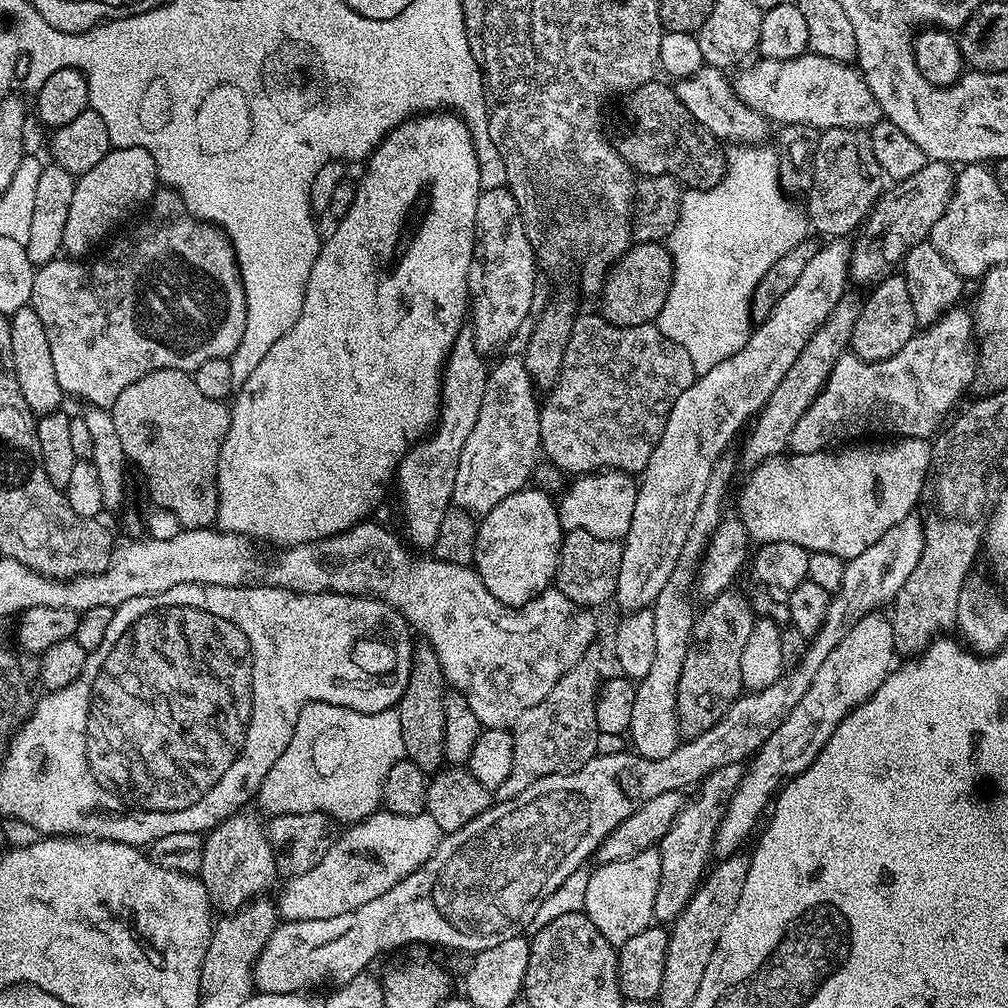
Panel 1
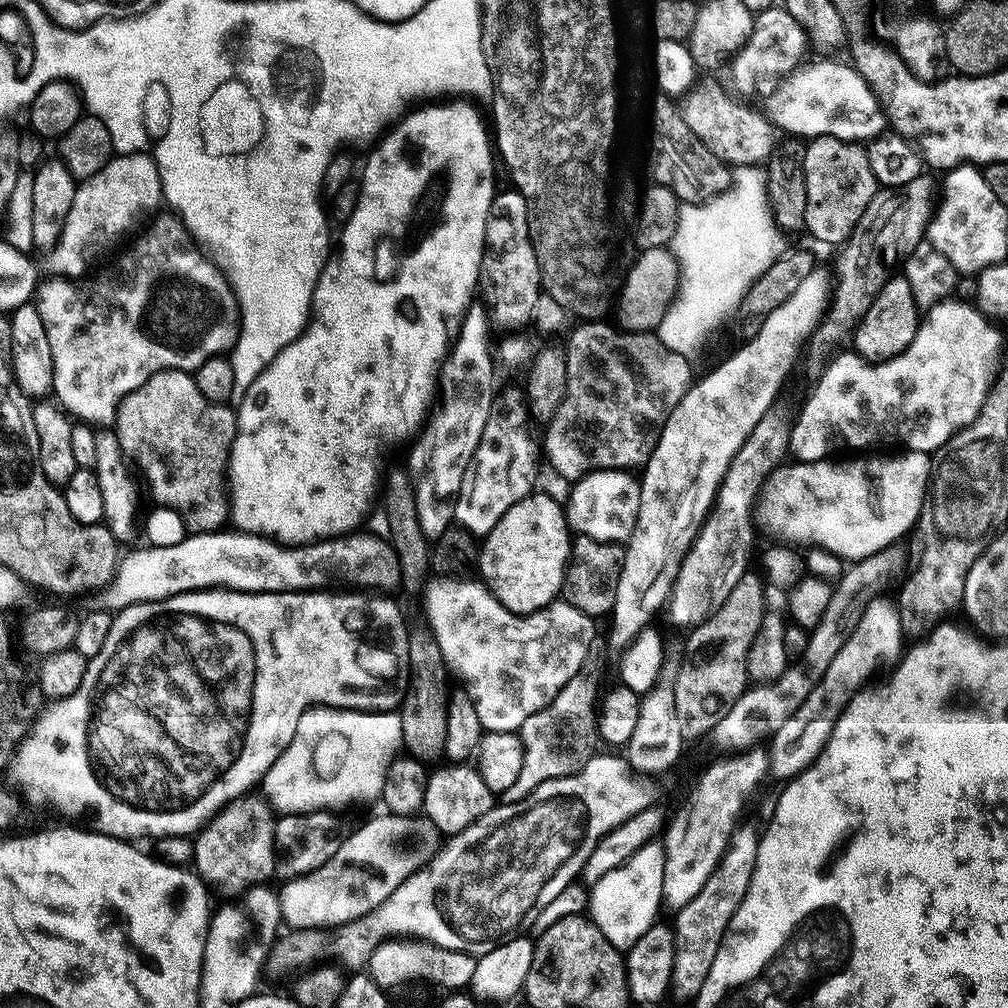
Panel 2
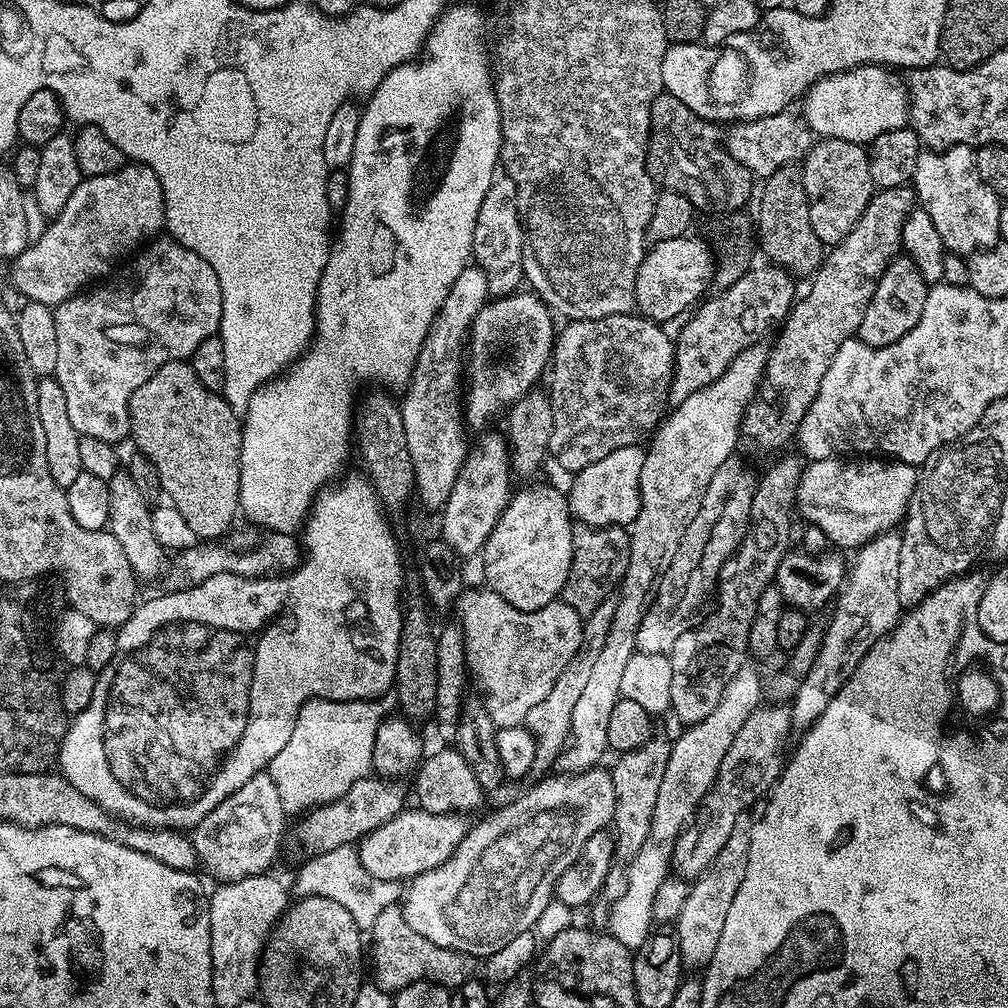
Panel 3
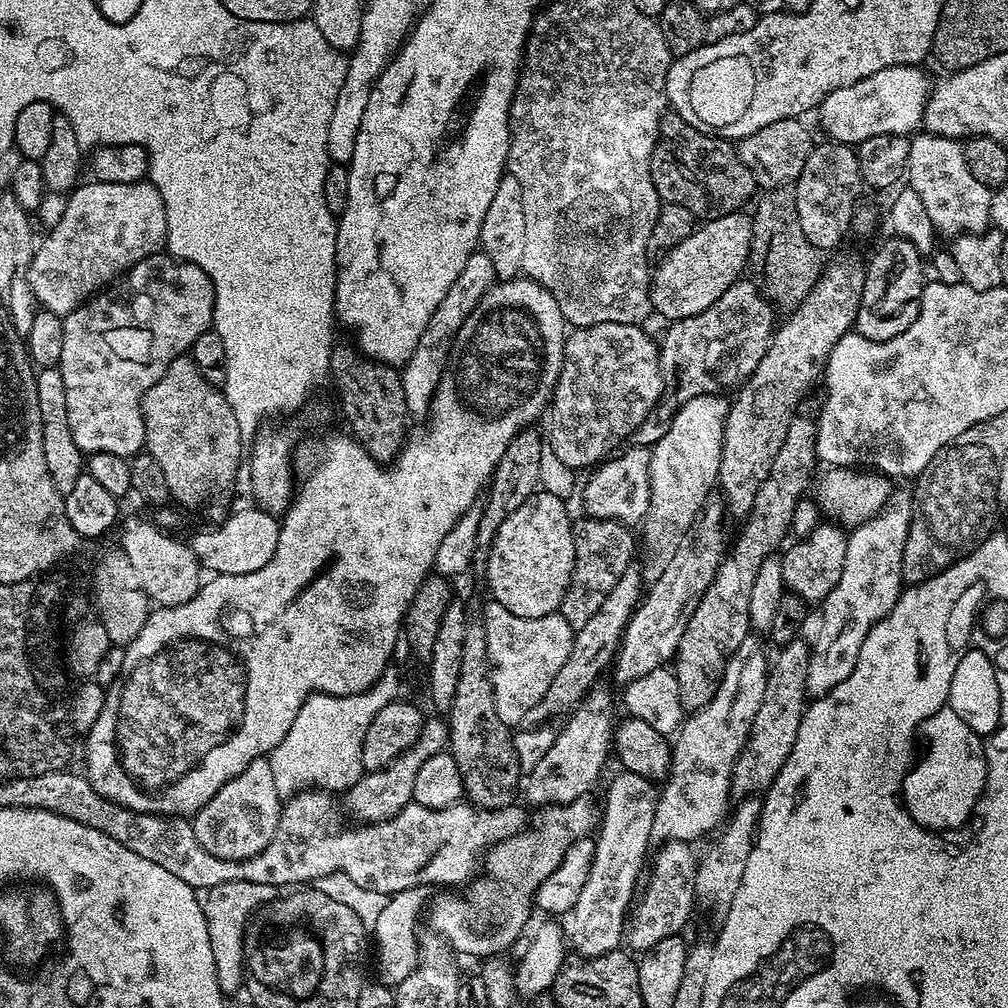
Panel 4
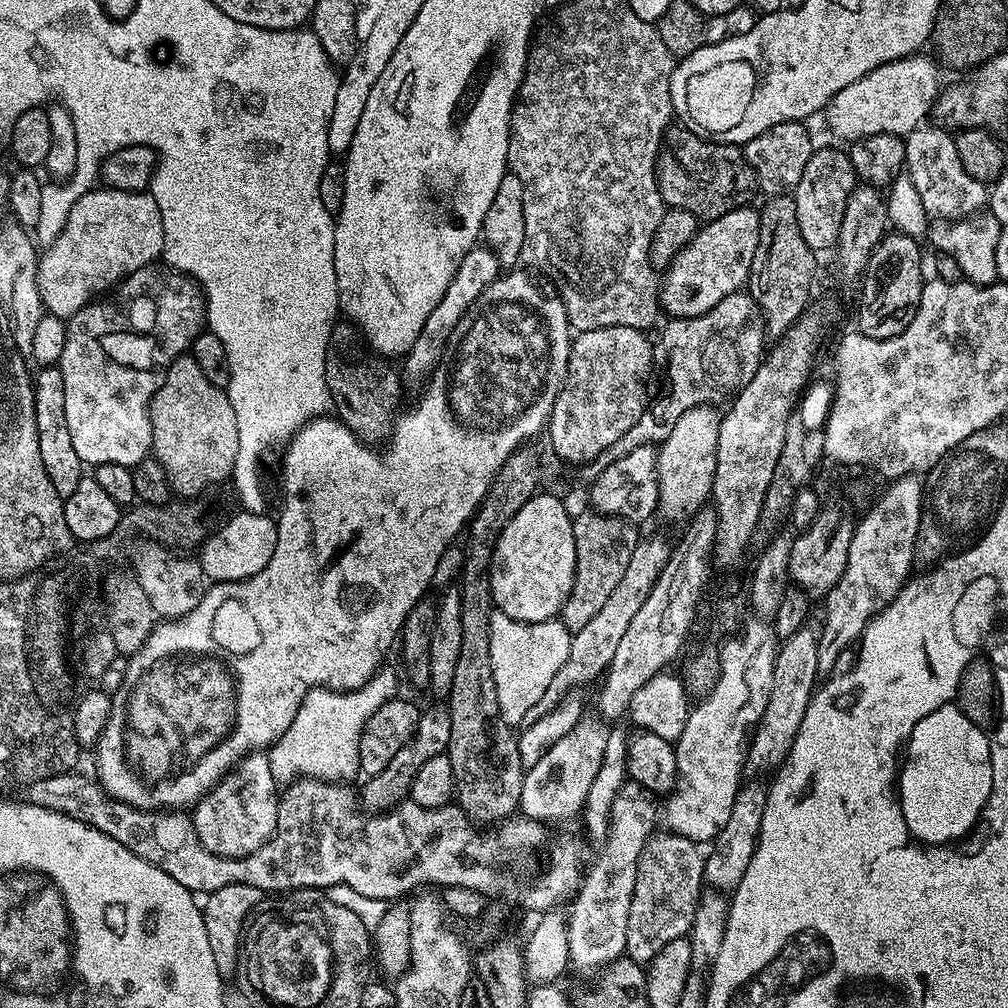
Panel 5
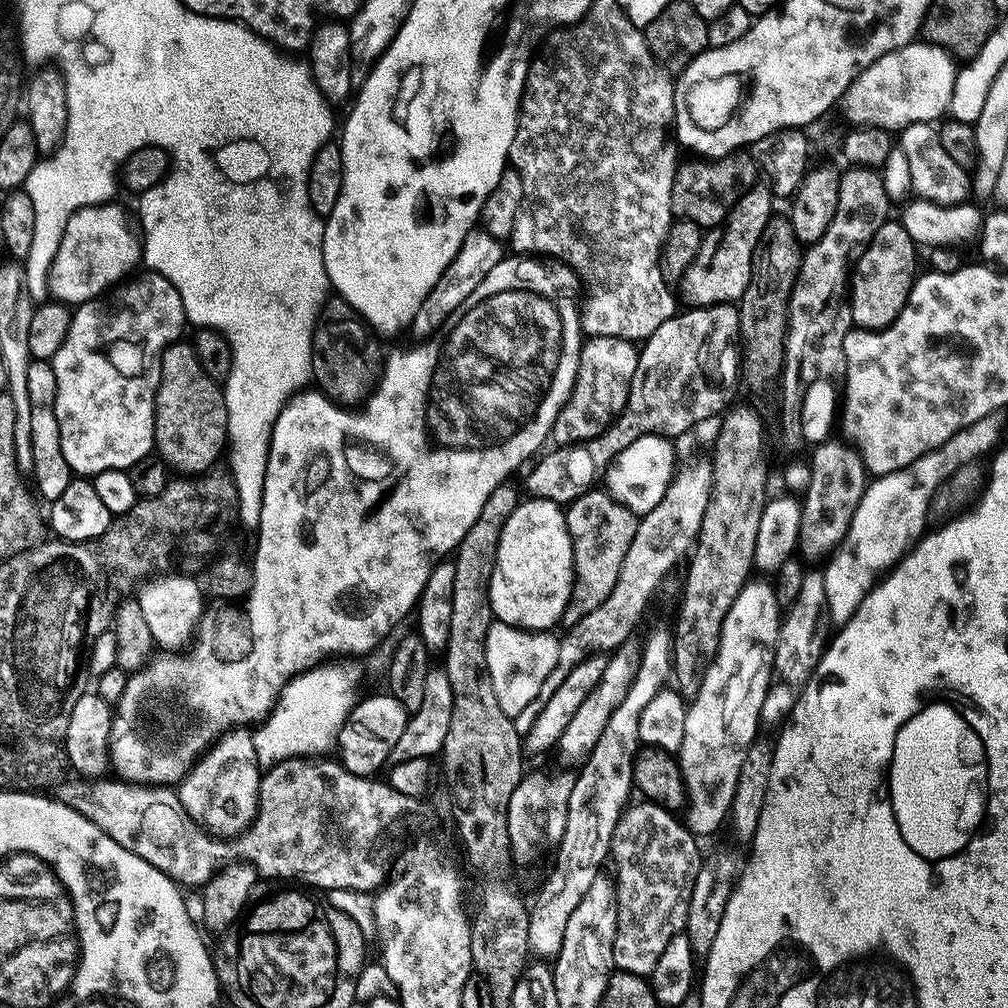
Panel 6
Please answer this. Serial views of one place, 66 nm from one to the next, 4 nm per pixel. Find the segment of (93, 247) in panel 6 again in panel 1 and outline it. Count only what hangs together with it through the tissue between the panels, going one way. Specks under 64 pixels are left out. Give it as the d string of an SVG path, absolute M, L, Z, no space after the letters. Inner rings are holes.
M141 147L115 148L84 175L77 177L74 195L67 211L66 230L63 232L63 249L74 256L80 256L92 249L123 216L126 208L132 208L155 195L160 184L157 163L148 150Z

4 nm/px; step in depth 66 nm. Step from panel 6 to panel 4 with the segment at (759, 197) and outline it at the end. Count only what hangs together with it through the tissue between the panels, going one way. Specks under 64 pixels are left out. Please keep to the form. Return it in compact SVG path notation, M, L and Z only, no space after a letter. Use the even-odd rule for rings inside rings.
M747 211L705 219L690 238L663 253L664 261L657 268L655 265L648 289L655 315L665 316L665 321L671 322L702 314L745 275L744 267L749 267L751 255L752 217Z

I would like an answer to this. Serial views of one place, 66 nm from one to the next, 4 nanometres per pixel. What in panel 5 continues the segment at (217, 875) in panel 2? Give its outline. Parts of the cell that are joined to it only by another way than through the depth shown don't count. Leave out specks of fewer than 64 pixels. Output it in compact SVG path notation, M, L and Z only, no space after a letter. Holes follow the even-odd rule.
M263 751L249 752L196 801L190 817L201 846L218 856L242 857L258 850L276 825L278 783Z

